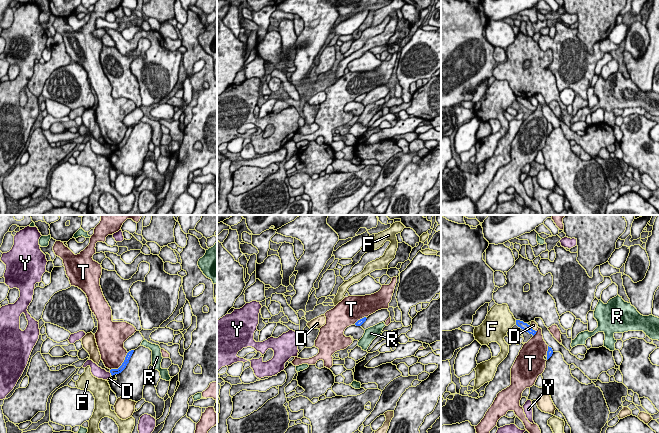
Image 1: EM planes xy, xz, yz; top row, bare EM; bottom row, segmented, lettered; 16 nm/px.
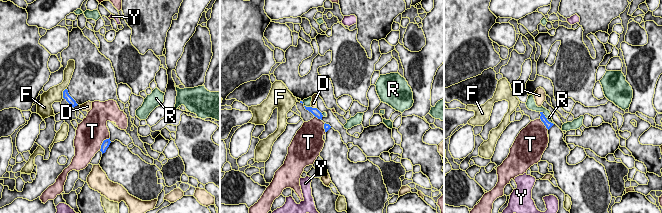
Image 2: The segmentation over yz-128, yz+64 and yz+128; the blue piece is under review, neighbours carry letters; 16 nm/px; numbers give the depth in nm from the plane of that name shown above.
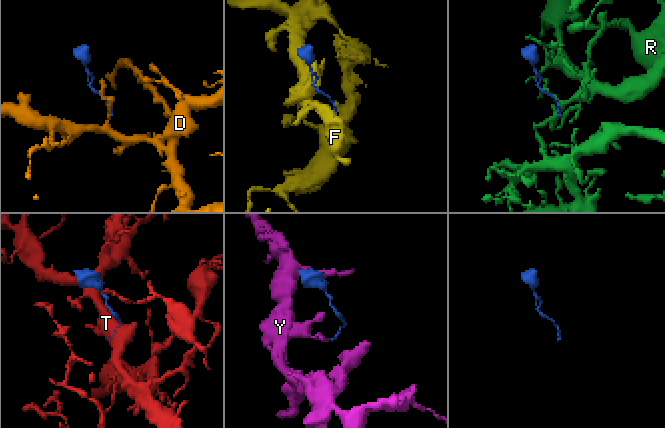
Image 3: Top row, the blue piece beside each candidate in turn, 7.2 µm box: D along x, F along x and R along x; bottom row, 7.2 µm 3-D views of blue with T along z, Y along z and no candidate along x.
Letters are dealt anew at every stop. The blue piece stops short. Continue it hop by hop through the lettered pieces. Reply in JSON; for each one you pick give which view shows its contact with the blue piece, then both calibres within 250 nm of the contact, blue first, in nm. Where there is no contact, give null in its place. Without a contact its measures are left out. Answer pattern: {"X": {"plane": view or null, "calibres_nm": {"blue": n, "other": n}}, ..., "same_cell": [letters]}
{"same_cell": []}

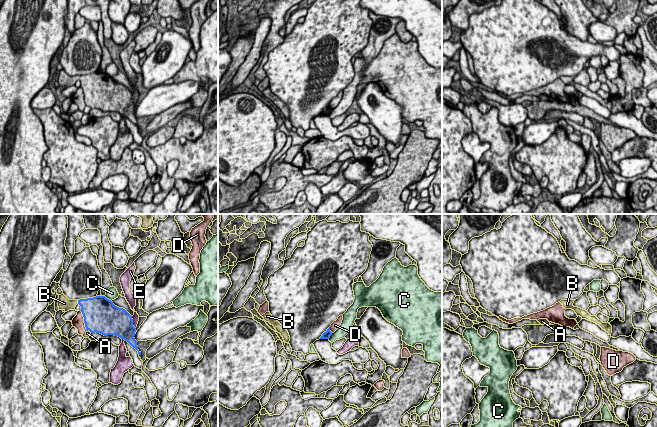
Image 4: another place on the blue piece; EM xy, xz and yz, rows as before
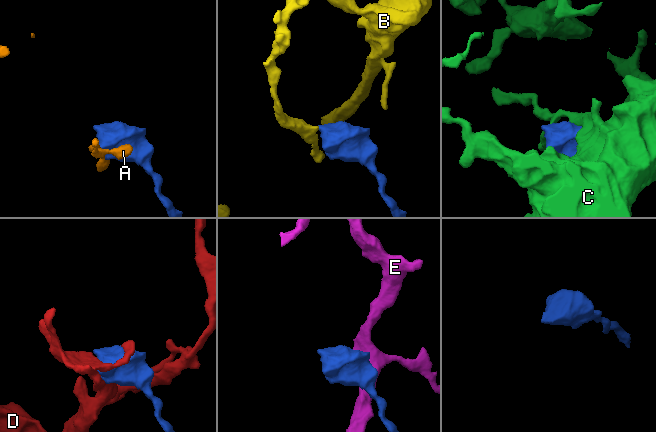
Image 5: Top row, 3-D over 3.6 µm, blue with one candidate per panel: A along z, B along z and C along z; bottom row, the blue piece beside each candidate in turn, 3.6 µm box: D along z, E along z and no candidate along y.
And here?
{"B": {"plane": "xy", "calibres_nm": {"blue": 360, "other": 200}}, "same_cell": ["B"]}

